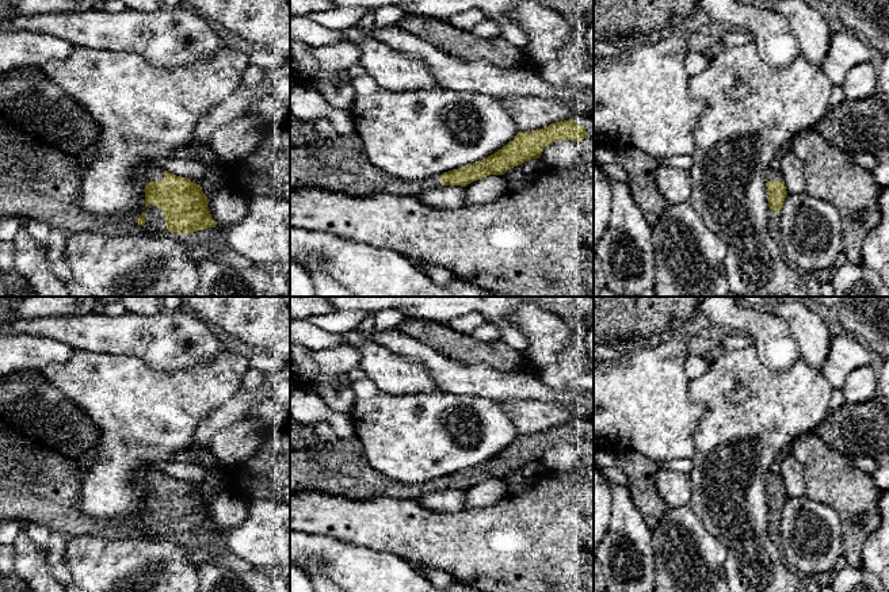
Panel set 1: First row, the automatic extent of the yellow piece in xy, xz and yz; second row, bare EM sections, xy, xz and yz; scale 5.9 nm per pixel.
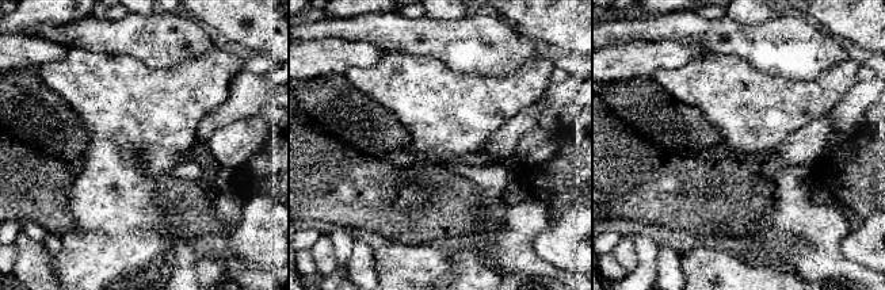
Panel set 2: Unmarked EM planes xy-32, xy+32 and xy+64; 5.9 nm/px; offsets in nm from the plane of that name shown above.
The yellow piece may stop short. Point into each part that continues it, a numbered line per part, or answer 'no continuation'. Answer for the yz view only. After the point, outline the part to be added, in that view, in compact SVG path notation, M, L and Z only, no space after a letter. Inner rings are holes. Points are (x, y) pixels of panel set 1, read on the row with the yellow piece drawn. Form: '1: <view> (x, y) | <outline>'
1: yz (771, 174) | M770 168L766 173L766 183L771 180L781 180L783 182L783 177L779 172L779 169Z

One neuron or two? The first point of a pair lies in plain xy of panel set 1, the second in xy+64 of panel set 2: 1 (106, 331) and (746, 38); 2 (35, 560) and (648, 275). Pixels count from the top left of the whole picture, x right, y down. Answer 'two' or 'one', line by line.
1: one
2: two

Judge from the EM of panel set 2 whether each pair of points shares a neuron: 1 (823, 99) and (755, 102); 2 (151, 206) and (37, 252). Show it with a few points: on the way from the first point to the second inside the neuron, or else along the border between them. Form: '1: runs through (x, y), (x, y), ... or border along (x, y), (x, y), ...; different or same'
1: runs through (807, 100), (771, 102); same
2: border along (49, 259), (53, 275); different

